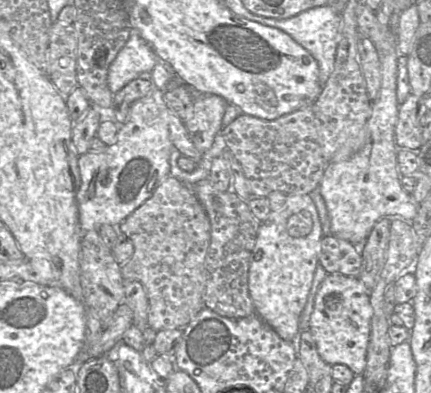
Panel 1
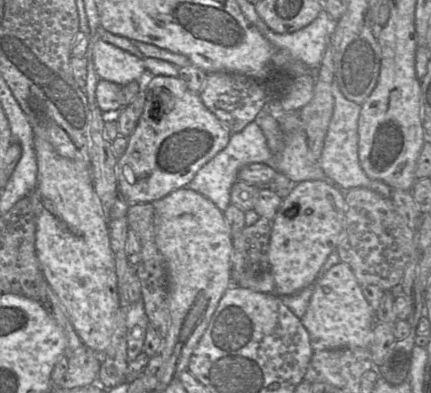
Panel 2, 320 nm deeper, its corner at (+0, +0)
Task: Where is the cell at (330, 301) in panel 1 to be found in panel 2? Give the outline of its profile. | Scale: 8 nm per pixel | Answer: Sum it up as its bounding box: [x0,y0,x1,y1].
[301,262,378,352]

